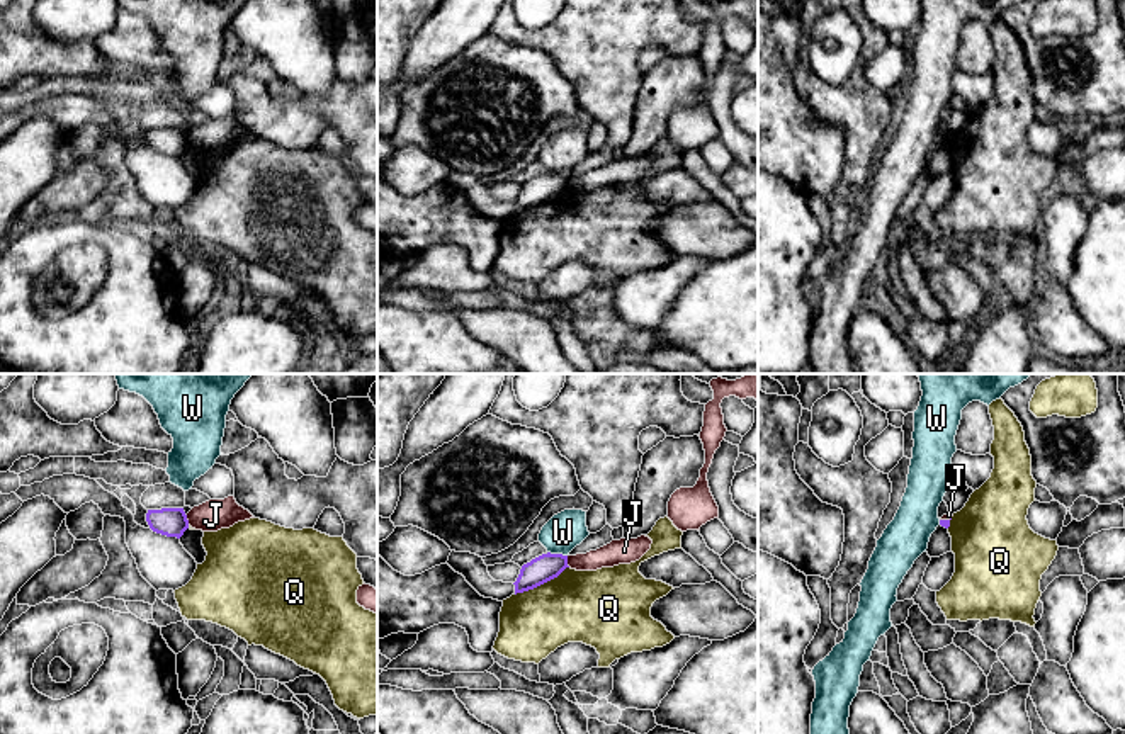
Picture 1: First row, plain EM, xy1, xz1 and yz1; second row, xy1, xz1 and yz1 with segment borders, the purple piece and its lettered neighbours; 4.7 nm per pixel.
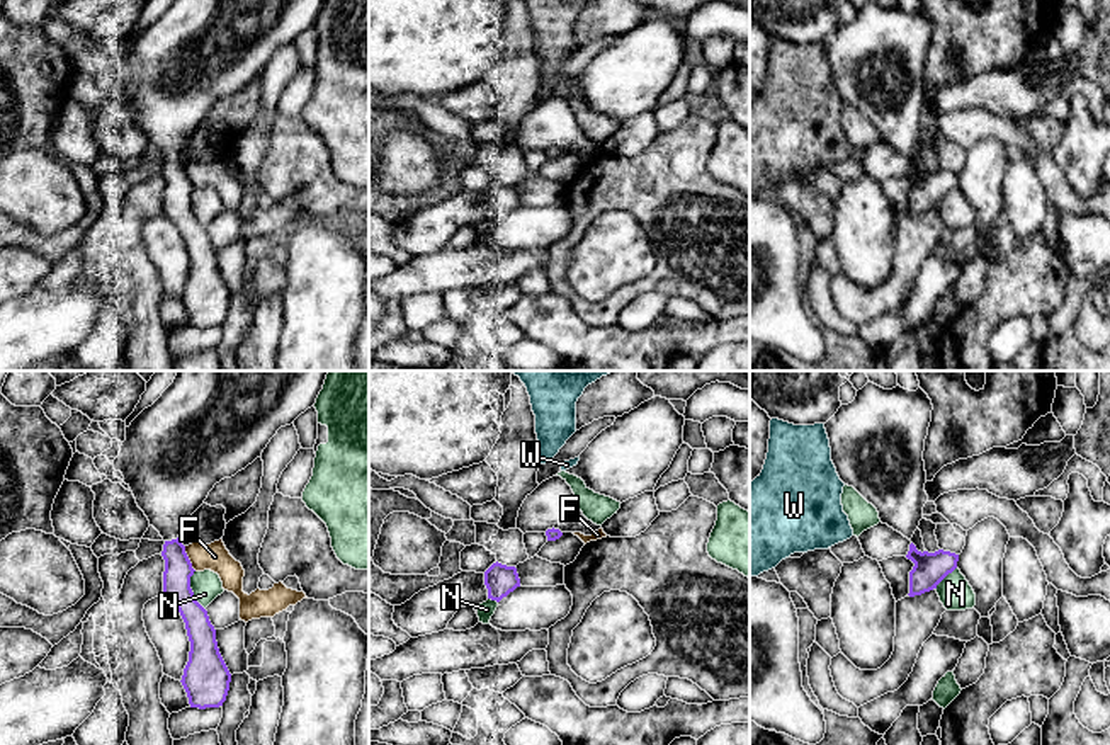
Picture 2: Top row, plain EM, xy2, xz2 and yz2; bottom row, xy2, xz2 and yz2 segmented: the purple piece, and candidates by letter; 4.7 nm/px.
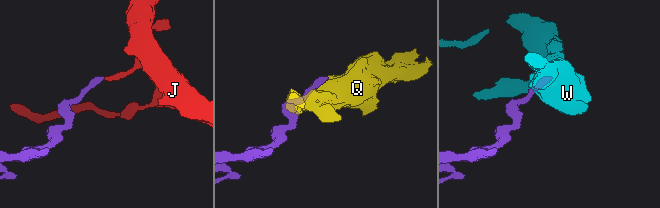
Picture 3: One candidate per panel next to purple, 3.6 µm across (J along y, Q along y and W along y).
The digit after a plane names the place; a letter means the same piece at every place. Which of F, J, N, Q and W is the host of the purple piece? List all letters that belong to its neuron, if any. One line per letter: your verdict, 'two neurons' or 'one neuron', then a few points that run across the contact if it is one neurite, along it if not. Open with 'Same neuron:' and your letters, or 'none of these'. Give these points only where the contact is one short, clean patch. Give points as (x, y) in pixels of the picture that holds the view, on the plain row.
Same neuron: none of these
F: two neurons; line xy2 (184, 165), (196, 189)
J: two neurons; line xz1 (566, 175), (570, 186)
N: two neurons
Q: two neurons
W: two neurons

